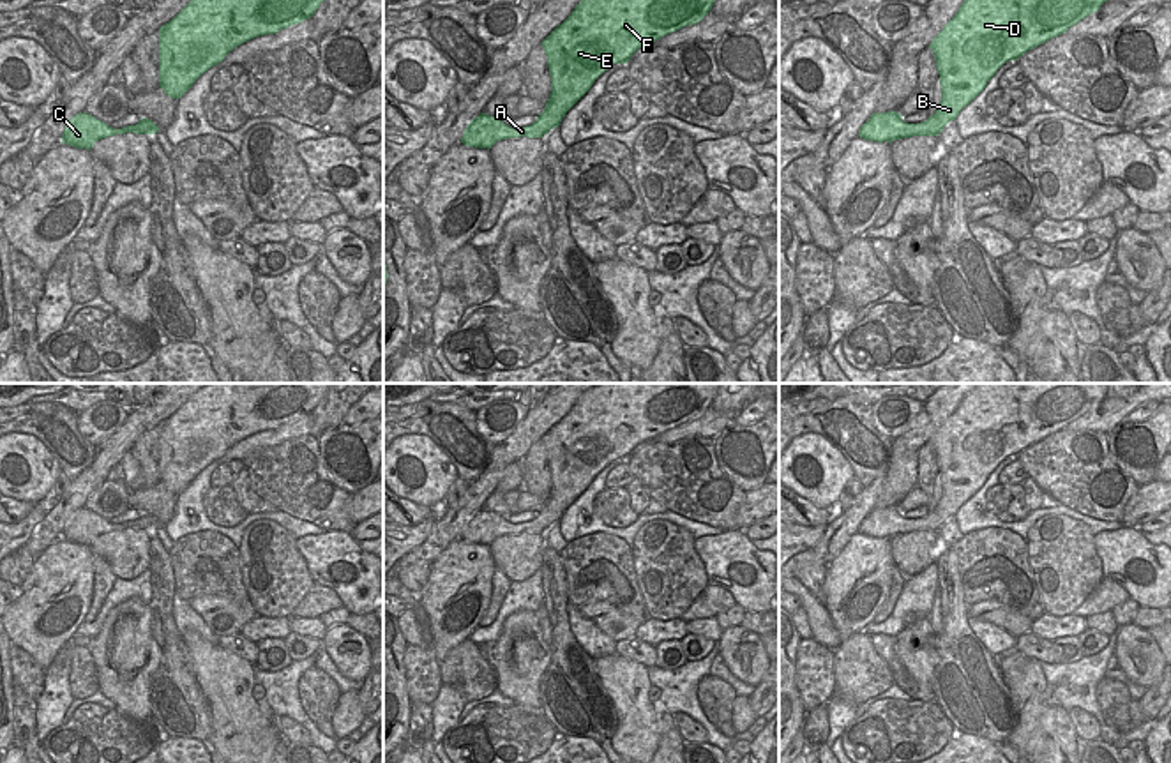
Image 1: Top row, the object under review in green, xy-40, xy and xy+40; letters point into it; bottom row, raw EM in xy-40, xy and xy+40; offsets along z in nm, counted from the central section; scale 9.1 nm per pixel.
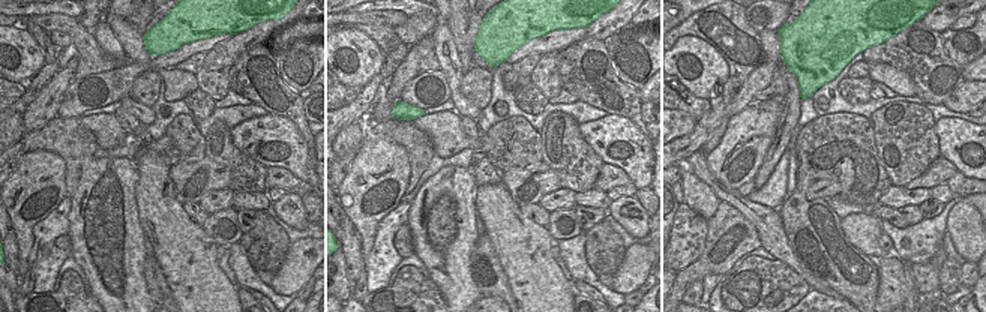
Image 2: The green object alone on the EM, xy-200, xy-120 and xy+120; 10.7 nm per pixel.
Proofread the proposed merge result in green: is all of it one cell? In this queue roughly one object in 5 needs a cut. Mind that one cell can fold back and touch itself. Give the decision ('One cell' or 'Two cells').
One cell

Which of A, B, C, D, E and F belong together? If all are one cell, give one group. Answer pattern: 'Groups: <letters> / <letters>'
Groups: A B C D E F

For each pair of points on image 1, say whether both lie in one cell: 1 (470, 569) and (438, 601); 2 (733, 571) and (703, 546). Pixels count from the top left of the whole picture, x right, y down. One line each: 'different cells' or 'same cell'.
1: same cell
2: same cell

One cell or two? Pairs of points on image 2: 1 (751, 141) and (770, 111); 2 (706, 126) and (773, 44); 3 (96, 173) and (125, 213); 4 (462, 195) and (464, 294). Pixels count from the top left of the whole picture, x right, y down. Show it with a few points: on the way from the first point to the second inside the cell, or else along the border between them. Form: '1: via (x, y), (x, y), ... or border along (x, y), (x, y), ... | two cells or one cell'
1: via (754, 134), (755, 126), (763, 119) | one cell
2: border along (727, 105), (722, 122), (709, 137) | two cells
3: via (104, 183), (105, 194), (114, 203) | one cell
4: via (464, 219), (458, 239), (458, 270) | one cell

